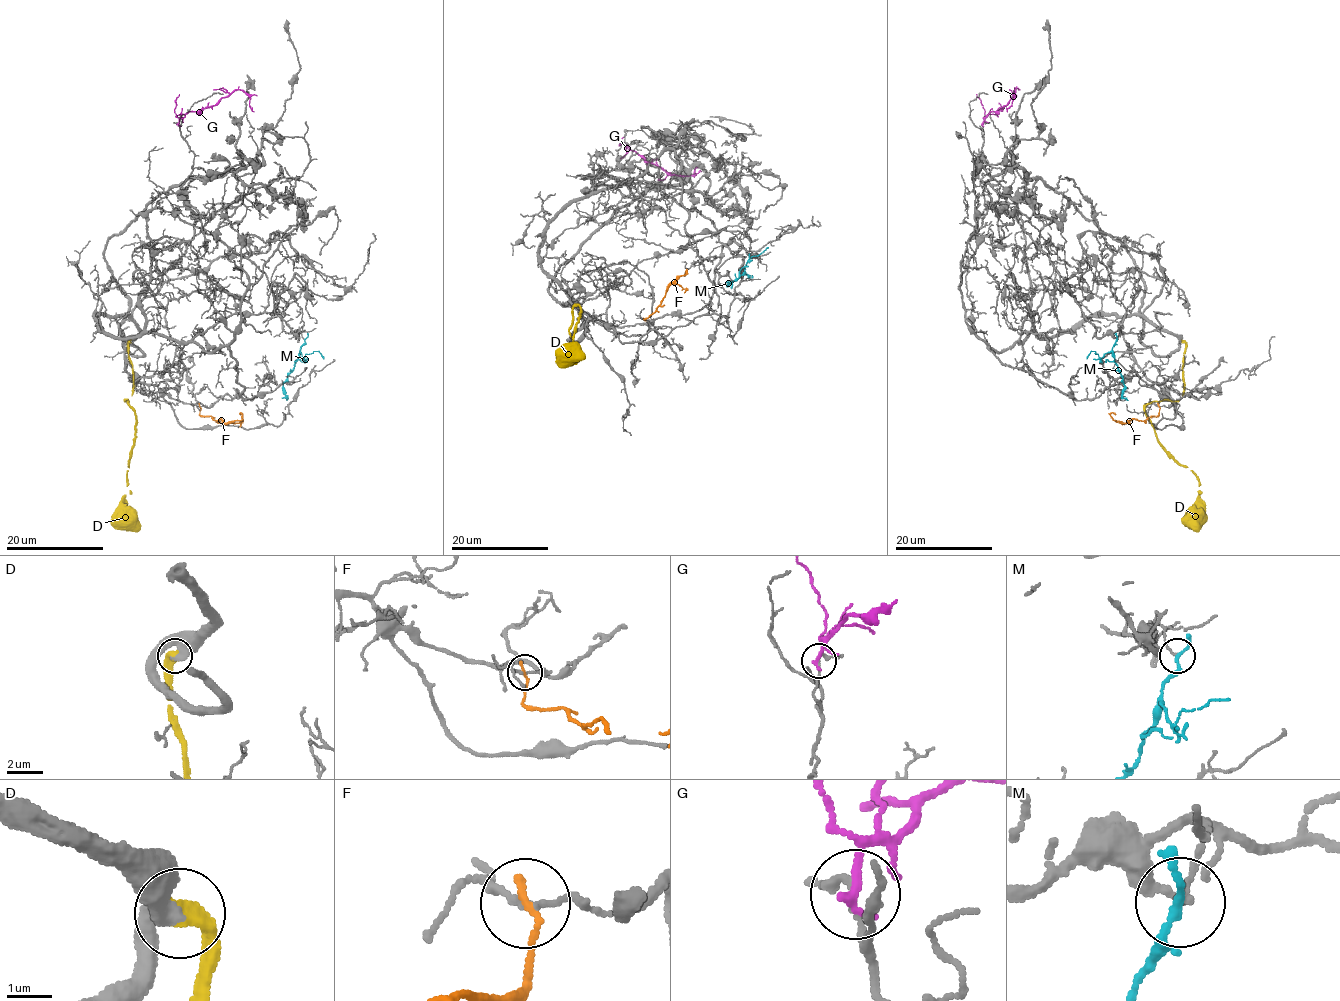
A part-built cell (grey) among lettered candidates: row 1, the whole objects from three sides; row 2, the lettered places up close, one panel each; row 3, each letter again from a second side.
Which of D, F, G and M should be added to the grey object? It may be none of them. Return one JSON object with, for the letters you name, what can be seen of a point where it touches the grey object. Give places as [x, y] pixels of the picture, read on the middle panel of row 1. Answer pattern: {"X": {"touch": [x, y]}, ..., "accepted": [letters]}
{"D": {"touch": [574, 343]}, "accepted": ["D"]}

